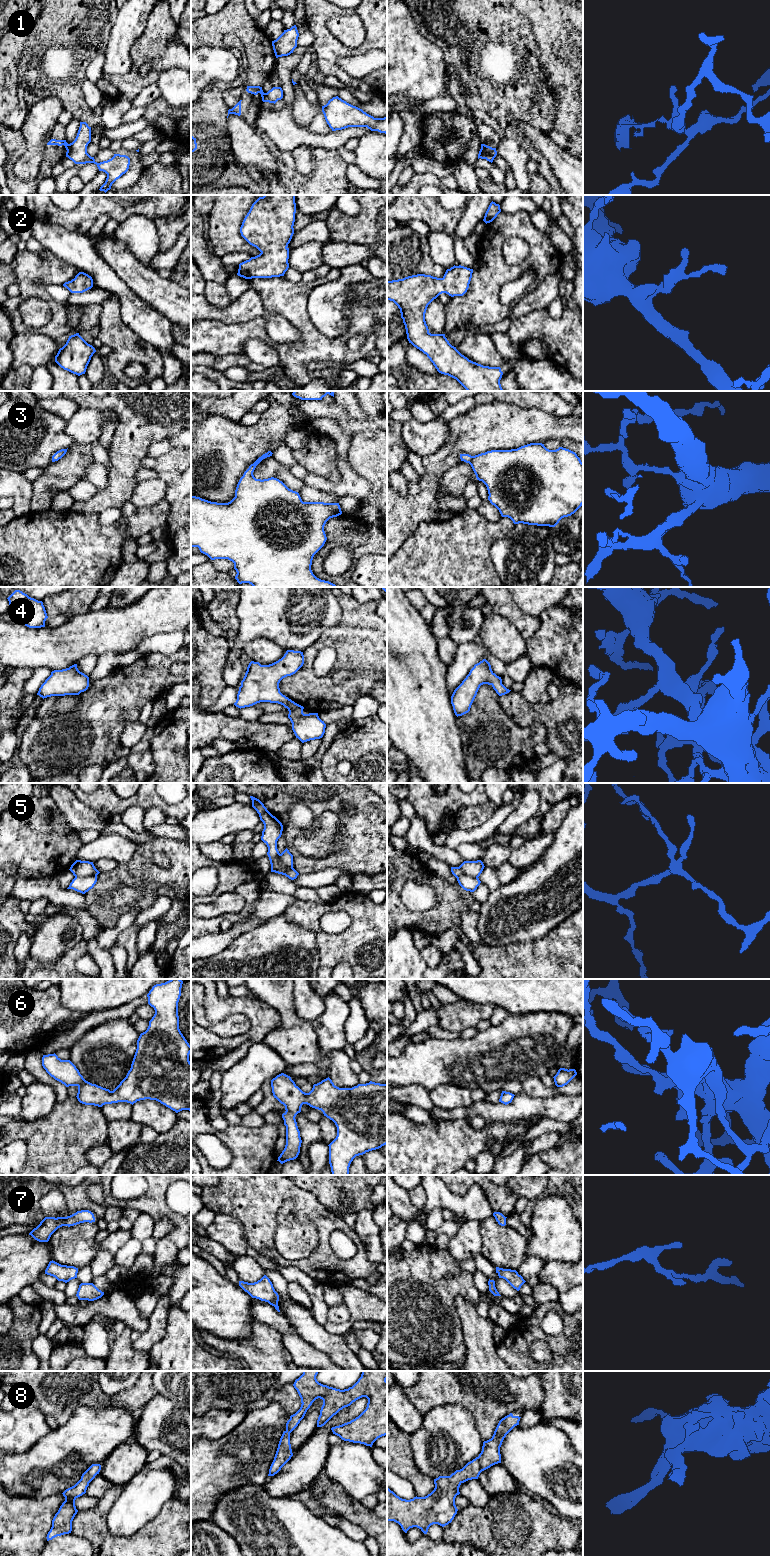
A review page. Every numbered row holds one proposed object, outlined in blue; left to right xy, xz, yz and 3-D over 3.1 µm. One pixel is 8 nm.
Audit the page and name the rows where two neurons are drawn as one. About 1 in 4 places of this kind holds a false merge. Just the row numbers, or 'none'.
1, 5

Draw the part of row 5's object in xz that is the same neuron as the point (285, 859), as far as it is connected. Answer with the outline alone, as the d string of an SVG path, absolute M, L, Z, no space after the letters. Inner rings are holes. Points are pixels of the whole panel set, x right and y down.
M286 848L279 856L278 863L283 868L291 868L293 867L293 855Z

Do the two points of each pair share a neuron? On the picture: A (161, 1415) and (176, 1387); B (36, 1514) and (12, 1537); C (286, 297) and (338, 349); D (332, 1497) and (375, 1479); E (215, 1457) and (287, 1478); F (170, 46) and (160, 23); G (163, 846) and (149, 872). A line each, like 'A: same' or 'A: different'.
A: different
B: same
C: same
D: different
E: different
F: same
G: same

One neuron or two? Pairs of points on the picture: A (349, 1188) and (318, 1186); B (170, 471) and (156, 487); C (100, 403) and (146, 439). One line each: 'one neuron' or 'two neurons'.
A: one neuron
B: two neurons
C: one neuron

